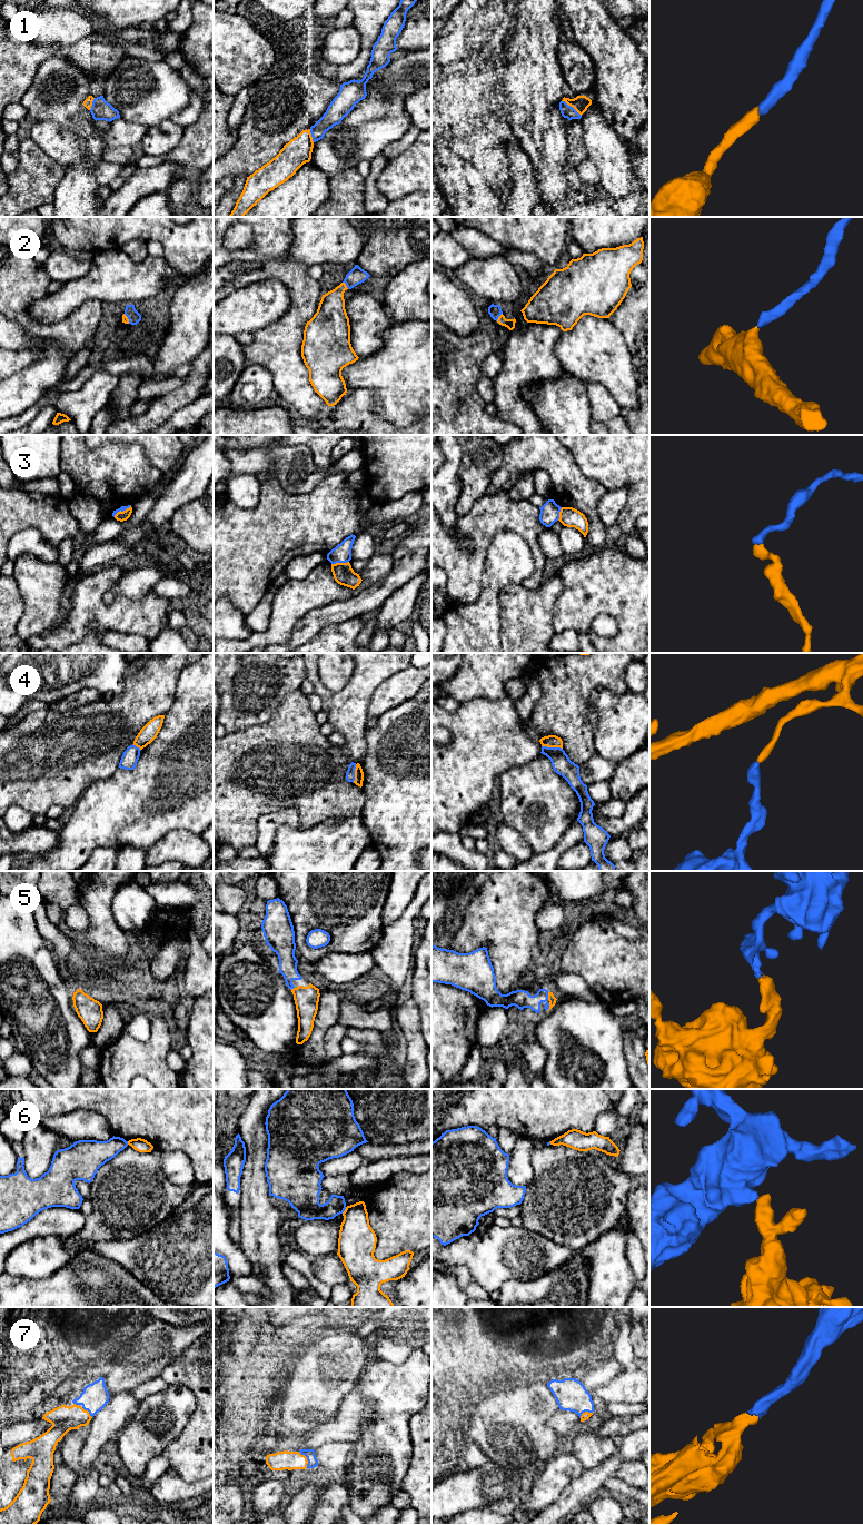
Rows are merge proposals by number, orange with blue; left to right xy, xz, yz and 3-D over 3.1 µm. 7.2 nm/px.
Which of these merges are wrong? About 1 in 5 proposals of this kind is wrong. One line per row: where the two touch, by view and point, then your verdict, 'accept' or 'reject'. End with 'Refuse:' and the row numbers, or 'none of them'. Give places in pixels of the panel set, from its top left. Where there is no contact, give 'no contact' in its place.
1: contact yz (572, 106); accept
2: contact xz (345, 285); accept
3: contact xz (339, 563); reject
4: contact yz (552, 746); reject
5: contact yz (549, 1007); accept
6: contact xz (345, 1210); reject
7: contact xz (306, 1458); accept
Refuse: 3, 4, 6

